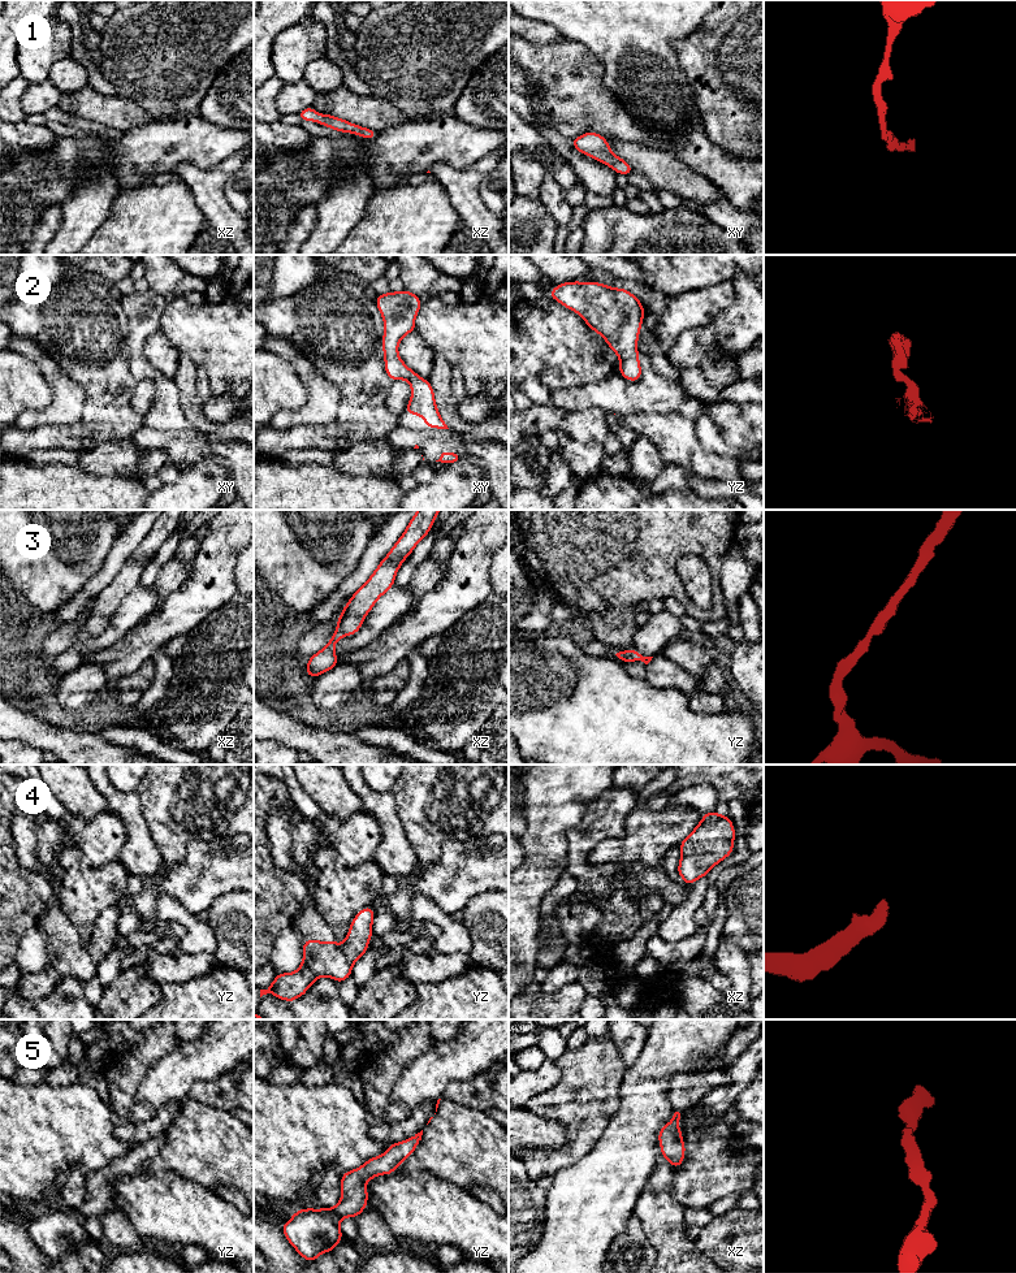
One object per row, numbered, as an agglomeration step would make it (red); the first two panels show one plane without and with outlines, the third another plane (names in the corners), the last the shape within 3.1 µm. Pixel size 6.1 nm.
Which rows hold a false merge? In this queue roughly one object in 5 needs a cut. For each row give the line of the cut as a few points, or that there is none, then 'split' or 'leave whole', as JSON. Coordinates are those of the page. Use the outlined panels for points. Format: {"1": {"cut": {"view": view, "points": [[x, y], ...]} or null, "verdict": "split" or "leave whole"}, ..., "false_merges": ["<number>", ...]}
{"1": {"cut": null, "verdict": "leave whole"}, "2": {"cut": null, "verdict": "leave whole"}, "3": {"cut": null, "verdict": "leave whole"}, "4": {"cut": null, "verdict": "leave whole"}, "5": {"cut": null, "verdict": "leave whole"}, "false_merges": []}

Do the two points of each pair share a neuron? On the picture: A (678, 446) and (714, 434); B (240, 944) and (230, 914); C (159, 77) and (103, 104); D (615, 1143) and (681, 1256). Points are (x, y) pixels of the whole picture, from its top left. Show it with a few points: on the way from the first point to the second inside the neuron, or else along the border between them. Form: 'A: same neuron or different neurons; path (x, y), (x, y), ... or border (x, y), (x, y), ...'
A: different neurons; border (692, 421), (699, 444), (707, 451), (725, 457)
B: same neuron; path (240, 936), (238, 922)
C: different neurons; border (116, 95), (134, 100), (145, 111)
D: different neurons; border (657, 1163), (635, 1204), (632, 1215)

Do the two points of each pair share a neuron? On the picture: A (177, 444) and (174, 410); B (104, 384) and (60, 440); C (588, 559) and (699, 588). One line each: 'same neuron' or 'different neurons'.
A: same neuron
B: same neuron
C: different neurons

